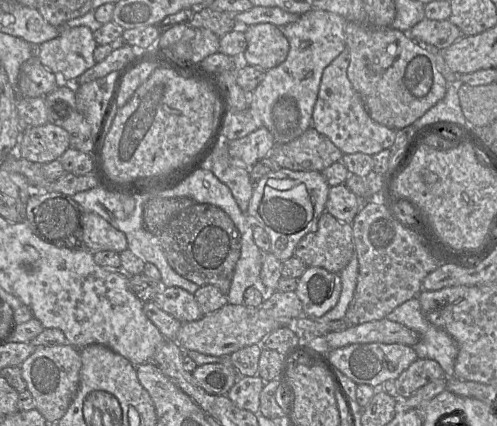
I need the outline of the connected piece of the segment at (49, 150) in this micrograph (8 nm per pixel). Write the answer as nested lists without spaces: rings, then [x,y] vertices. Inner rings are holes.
[[[51,122],[26,128],[14,154],[28,161],[44,164],[58,160],[70,148],[70,135]]]

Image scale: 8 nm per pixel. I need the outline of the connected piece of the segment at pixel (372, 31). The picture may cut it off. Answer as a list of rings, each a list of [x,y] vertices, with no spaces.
[[[348,21],[345,37],[350,54],[348,79],[375,122],[398,131],[444,98],[447,80],[438,70],[435,57],[408,33],[391,27],[367,28]]]

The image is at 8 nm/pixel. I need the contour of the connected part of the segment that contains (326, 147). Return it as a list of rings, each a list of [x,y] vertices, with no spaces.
[[[310,127],[293,141],[276,145],[269,157],[279,168],[322,172],[343,155],[328,137]]]

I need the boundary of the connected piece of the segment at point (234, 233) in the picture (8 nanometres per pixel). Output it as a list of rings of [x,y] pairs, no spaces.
[[[196,203],[174,217],[160,234],[160,242],[171,268],[200,286],[213,285],[228,294],[241,254],[241,234],[221,208]]]

